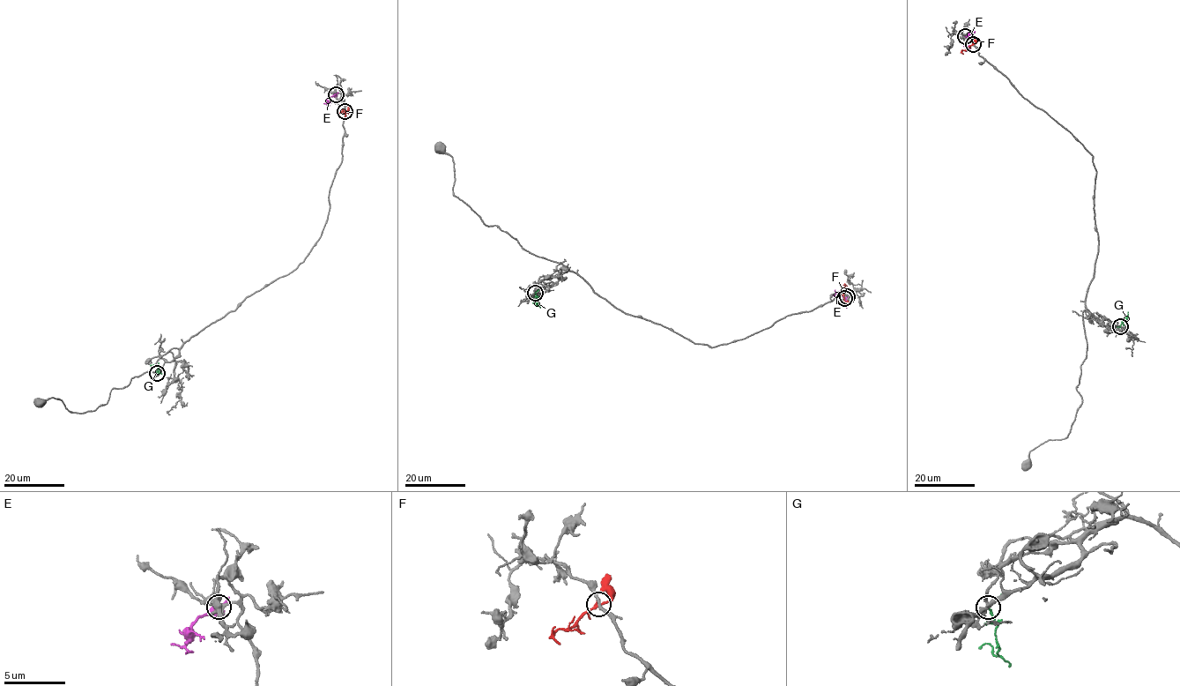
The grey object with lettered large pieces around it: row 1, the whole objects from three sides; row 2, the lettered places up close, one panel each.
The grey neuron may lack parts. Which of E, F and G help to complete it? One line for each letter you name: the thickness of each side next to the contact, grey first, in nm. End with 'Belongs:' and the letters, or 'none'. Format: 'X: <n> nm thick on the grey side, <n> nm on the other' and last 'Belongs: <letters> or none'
E: 340 nm thick on the grey side, 180 nm on the other
Belongs: E

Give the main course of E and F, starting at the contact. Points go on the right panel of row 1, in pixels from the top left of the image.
E: (965, 36), (969, 48), (966, 51)
F: (973, 44), (962, 51), (963, 54)

